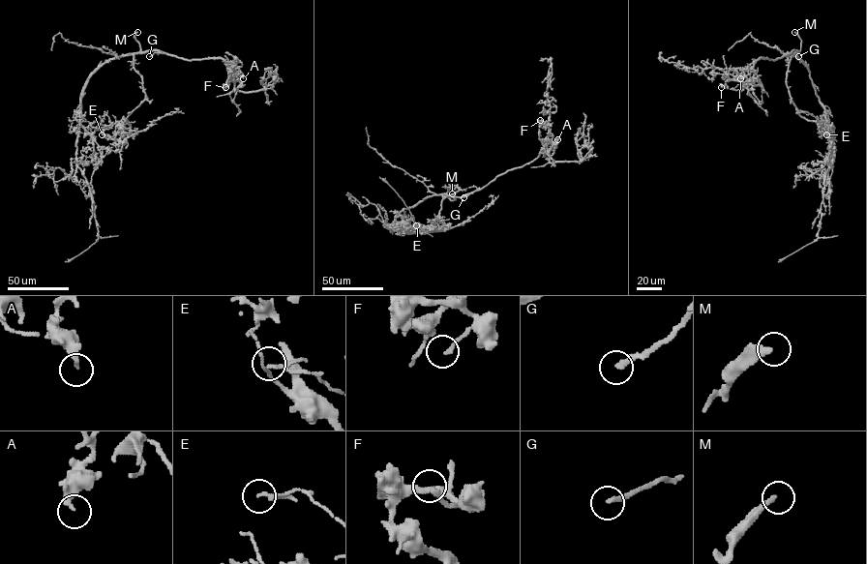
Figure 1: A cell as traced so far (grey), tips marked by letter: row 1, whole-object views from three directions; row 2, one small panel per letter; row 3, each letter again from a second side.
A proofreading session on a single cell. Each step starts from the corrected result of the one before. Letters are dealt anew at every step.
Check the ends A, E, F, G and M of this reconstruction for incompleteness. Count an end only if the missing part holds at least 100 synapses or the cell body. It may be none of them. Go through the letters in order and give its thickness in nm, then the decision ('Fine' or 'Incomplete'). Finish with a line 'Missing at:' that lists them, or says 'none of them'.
A: Thickness 280 nm. Fine
E: Thickness 120 nm. Fine
F: Thickness 180 nm. Fine
G: Thickness 220 nm. Fine
M: Thickness 280 nm. Incomplete
Missing at: M

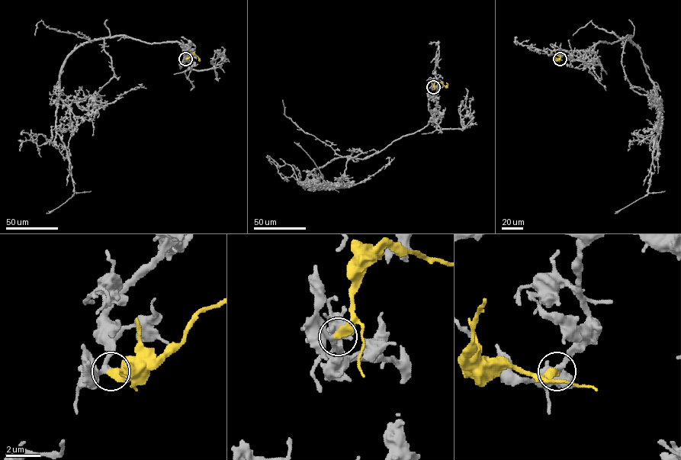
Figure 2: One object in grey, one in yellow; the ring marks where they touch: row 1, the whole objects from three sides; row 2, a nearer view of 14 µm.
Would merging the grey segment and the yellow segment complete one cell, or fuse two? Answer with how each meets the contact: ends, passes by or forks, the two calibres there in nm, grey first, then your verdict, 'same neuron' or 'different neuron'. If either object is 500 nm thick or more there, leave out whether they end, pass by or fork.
280 nm thick on the grey side, 550 nm on the other; same neuron

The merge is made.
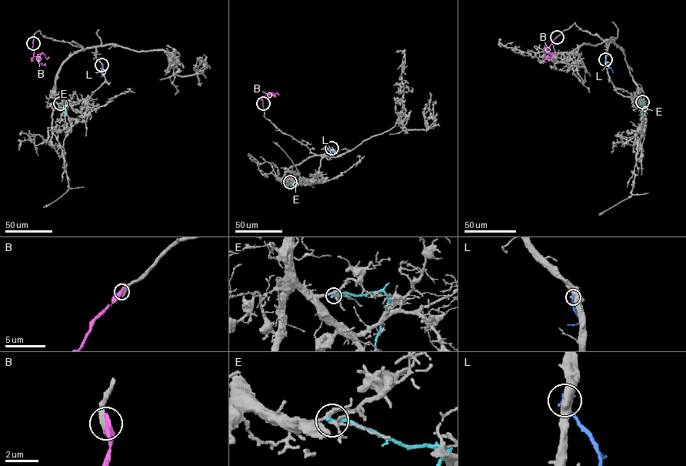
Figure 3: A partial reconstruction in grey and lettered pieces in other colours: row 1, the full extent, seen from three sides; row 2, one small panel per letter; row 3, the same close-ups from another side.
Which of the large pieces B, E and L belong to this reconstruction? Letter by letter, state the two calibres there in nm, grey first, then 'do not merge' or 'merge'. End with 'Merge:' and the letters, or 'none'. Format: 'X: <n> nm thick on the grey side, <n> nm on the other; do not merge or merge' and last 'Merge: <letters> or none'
B: 360 nm thick on the grey side, 480 nm on the other; do not merge
E: 190 nm thick on the grey side, 240 nm on the other; do not merge
L: 550 nm thick on the grey side, 240 nm on the other; do not merge
Merge: none

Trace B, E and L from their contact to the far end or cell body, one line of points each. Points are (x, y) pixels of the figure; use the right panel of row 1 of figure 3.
B: (557, 37), (547, 51), (545, 48), (547, 55), (544, 60)
E: (642, 102), (645, 105), (644, 115)
L: (605, 60), (614, 72)

